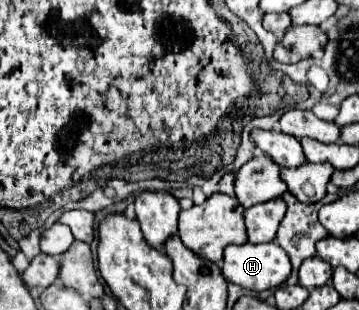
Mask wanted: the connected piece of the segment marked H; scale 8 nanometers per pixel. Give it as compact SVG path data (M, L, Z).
M242 243L242 245L228 245L224 249L224 267L222 273L228 281L252 289L252 291L264 291L264 289L276 289L280 287L288 275L290 275L290 259L284 253L282 247L276 243Z

